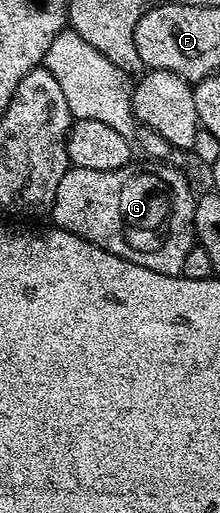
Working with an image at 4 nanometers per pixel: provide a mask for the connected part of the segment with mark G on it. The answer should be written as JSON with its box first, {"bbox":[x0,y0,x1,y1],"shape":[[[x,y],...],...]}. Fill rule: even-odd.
{"bbox":[50,164,196,275],"shape":[[[156,164],[153,170],[134,165],[108,171],[72,166],[58,180],[50,218],[59,229],[114,256],[159,274],[179,275],[182,260],[194,244],[196,198],[171,164]]]}

